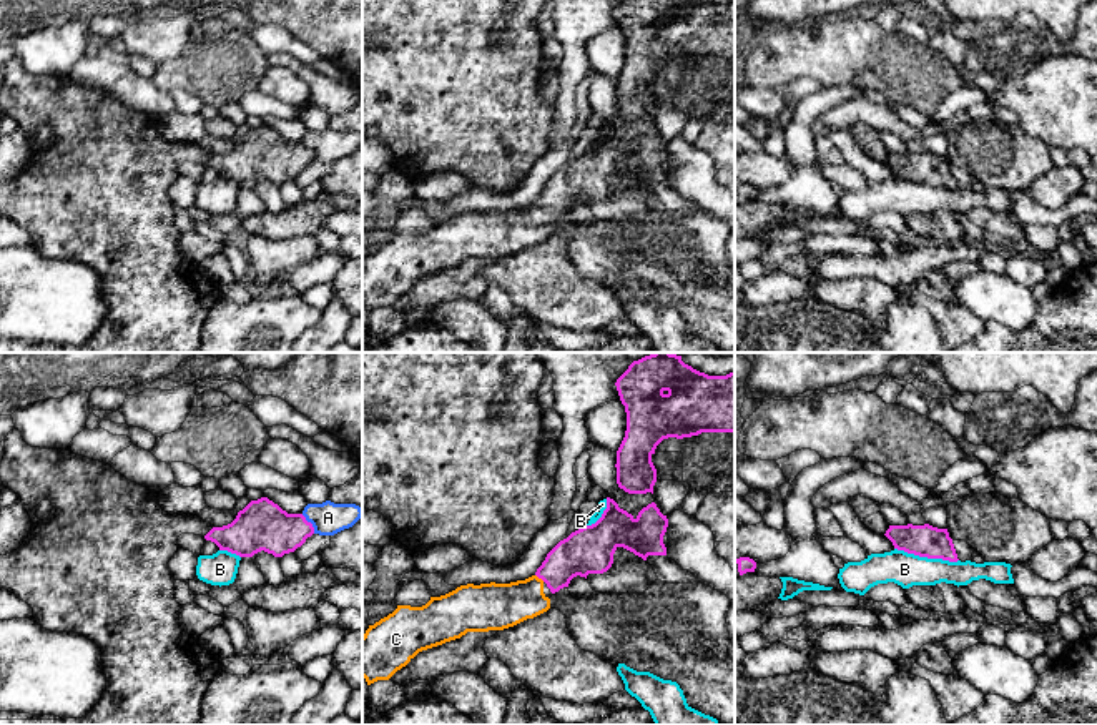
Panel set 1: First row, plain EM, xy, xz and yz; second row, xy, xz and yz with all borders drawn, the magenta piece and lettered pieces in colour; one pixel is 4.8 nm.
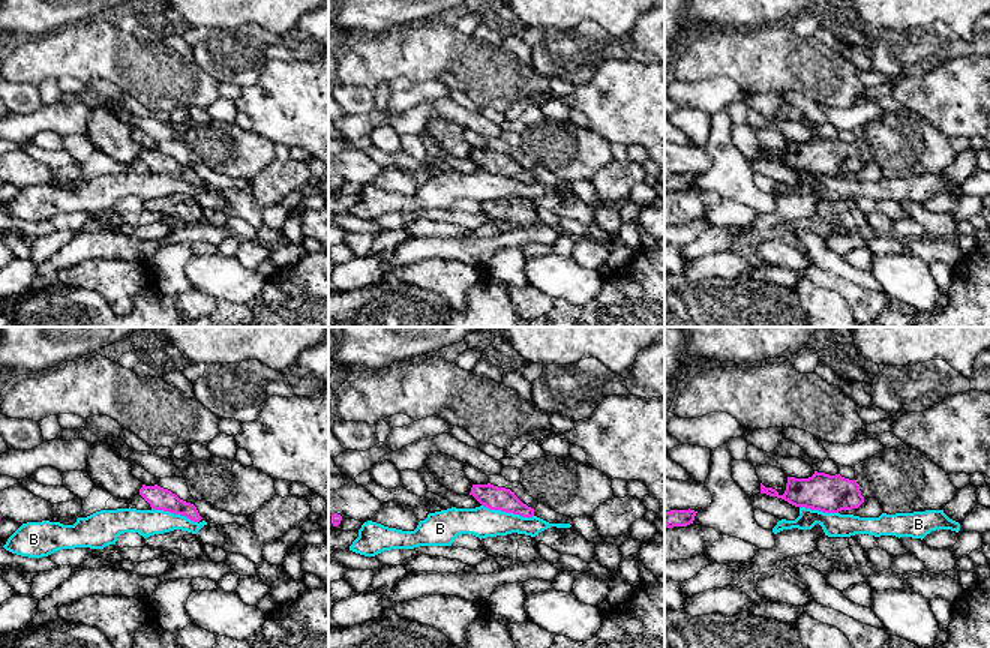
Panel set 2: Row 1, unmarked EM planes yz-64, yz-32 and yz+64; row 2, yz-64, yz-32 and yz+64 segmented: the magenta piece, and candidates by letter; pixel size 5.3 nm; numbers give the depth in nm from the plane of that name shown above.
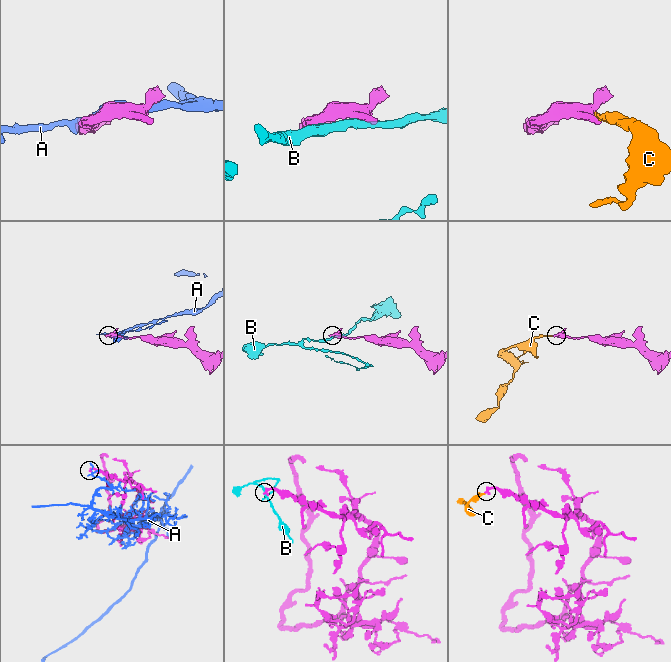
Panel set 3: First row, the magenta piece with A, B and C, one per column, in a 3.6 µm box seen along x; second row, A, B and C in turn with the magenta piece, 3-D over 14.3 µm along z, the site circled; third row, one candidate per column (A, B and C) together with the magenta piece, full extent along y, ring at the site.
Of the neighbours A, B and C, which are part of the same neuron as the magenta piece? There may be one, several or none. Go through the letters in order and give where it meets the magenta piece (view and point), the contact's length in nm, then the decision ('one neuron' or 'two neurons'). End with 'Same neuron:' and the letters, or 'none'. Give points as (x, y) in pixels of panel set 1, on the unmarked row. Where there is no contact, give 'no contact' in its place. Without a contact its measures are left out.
A: meets magenta in xy at (311, 152); contact 120 nm long; two neurons
B: meets magenta in yz at (926, 183); contact 320 nm long; two neurons
C: meets magenta in xz at (541, 205); contact 60 nm long; one neuron
Same neuron: C

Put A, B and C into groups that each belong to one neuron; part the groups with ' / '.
A / B / C

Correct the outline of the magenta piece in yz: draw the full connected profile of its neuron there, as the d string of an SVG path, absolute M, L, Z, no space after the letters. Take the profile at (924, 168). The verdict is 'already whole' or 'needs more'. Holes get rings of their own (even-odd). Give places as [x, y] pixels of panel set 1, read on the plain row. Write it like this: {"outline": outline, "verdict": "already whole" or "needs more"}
{"outline": "M889 153L884 161L898 178L927 186L957 190L957 181L947 156L924 153Z", "verdict": "already whole"}

